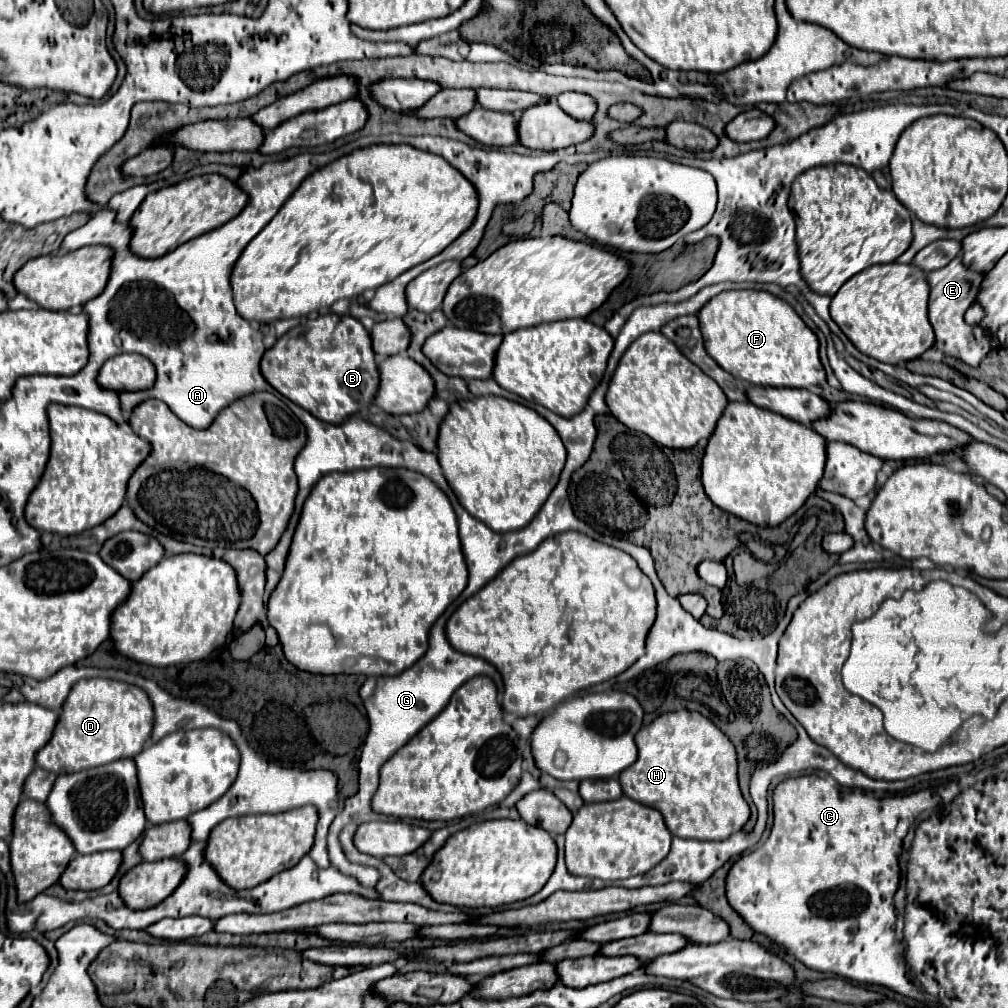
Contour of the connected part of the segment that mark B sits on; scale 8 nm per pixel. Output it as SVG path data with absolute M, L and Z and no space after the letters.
M319 314L291 328L265 352L261 372L285 398L307 408L319 420L331 420L331 424L341 424L361 408L371 406L381 382L371 334L349 314Z

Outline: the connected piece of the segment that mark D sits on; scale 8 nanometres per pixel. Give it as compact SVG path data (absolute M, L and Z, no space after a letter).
M91 678L91 680L79 680L67 698L67 704L63 704L63 714L59 716L59 724L53 732L53 738L41 752L37 752L37 766L43 770L51 770L55 774L61 774L61 770L73 770L81 772L87 768L103 766L121 758L135 758L151 740L155 724L155 712L151 698L147 698L147 692L143 688L137 688L127 682L119 680L107 680L107 678Z

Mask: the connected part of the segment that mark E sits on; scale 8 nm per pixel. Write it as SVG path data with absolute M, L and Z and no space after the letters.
M961 254L953 258L945 268L933 270L929 276L929 286L931 286L931 296L929 296L929 322L935 328L935 346L941 348L945 354L961 358L963 362L977 366L981 358L989 352L989 332L985 332L981 326L969 326L963 320L963 314L967 308L975 302L977 292L983 282L983 274L969 270L961 262Z

